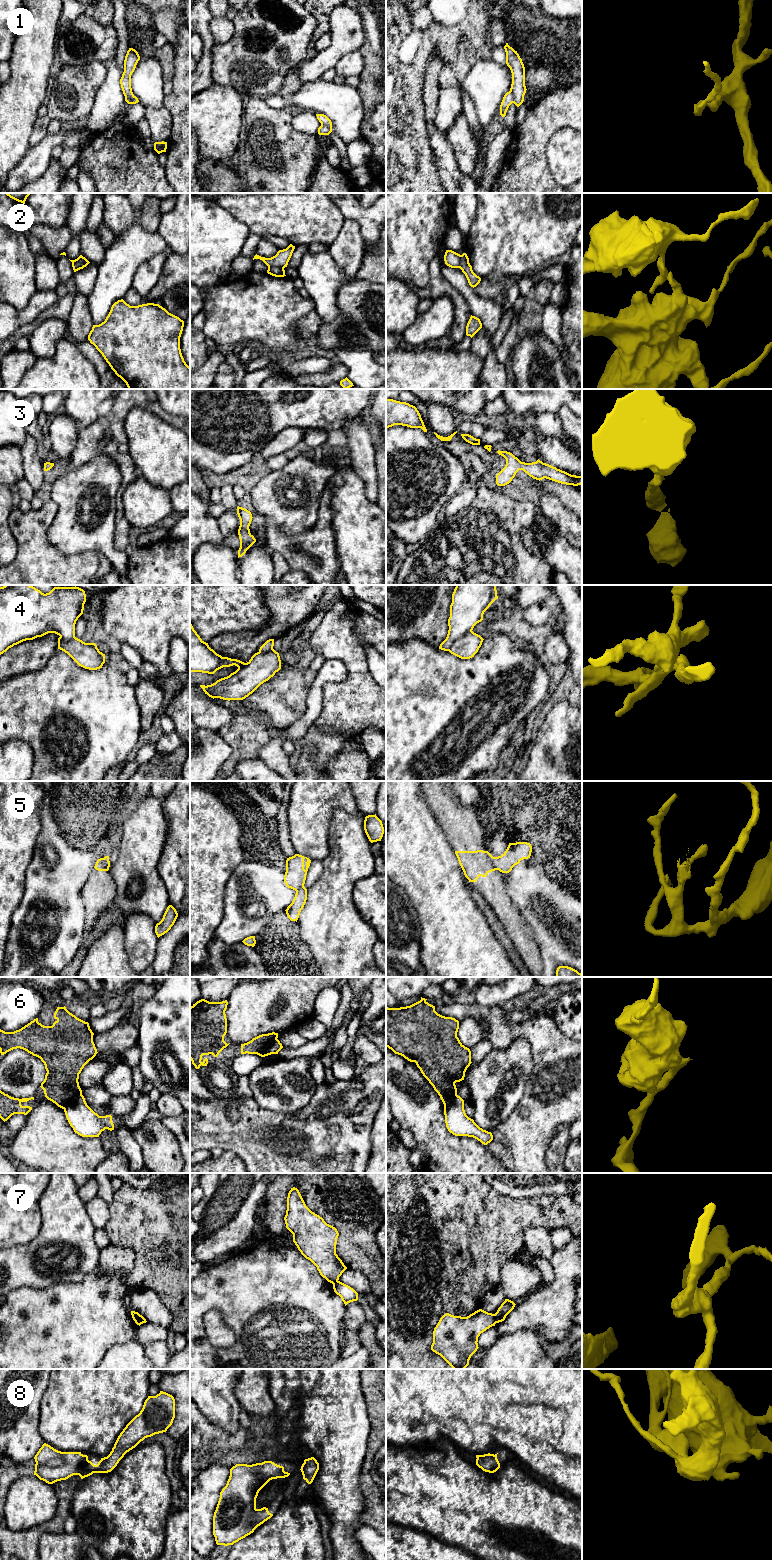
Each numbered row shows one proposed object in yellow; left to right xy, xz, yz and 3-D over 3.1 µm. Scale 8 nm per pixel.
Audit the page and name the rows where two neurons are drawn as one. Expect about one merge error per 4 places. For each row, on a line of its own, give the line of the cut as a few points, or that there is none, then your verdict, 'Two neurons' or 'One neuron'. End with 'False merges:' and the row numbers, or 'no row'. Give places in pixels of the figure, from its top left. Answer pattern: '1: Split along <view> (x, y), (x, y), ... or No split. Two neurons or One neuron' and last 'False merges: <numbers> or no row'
1: Split along yz (509, 91), (513, 95), (514, 102). Two neurons
2: Split along xz (268, 266), (283, 268). Two neurons
3: No split. One neuron
4: Split along yz (471, 630), (459, 636), (447, 650). Two neurons
5: Split along yz (492, 857), (492, 863), (497, 869). Two neurons
6: Split along xy (81, 1093), (64, 1109). Two neurons
7: Split along yz (494, 1314), (496, 1322). Two neurons
8: No split. One neuron
False merges: 1, 2, 4, 5, 6, 7

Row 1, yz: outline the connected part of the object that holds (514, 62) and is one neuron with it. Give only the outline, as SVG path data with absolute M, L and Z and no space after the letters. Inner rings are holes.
M506 43L504 46L506 52L506 64L512 73L512 84L510 92L514 95L514 104L519 107L524 101L526 93L525 86L525 67L517 51Z

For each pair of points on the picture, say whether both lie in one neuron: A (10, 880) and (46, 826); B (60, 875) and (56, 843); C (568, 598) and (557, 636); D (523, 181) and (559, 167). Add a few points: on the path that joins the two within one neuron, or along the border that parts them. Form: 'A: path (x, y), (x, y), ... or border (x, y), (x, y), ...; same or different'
A: border (40, 818), (40, 832), (32, 859), (28, 863); different
B: path (60, 867), (61, 856), (59, 851); same
C: border (562, 628), (564, 641), (570, 652); different
D: border (546, 147), (547, 167), (556, 182); different

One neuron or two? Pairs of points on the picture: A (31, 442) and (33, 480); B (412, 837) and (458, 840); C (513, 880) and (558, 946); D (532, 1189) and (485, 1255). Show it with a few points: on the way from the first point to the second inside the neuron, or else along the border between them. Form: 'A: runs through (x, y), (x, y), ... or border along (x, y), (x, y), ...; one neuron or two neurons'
A: runs through (31, 451), (33, 471); one neuron
B: border along (436, 818), (458, 860); two neurons
C: runs through (530, 895), (536, 901), (536, 918), (544, 929); one neuron
D: border along (503, 1194), (515, 1199), (549, 1195); two neurons

